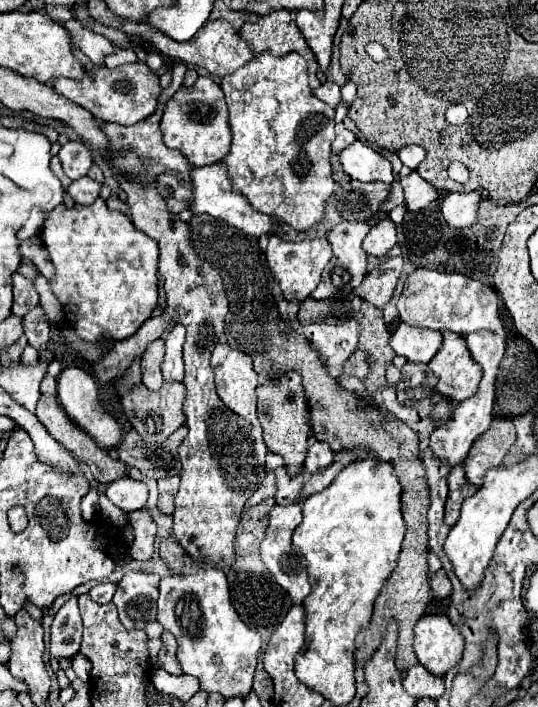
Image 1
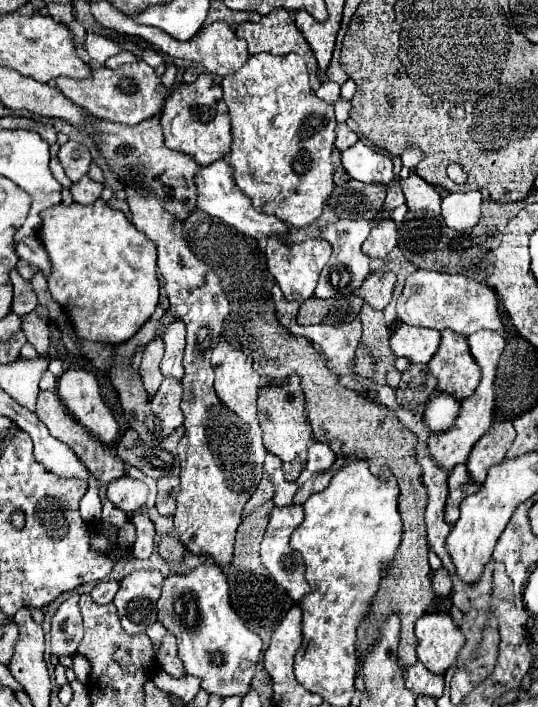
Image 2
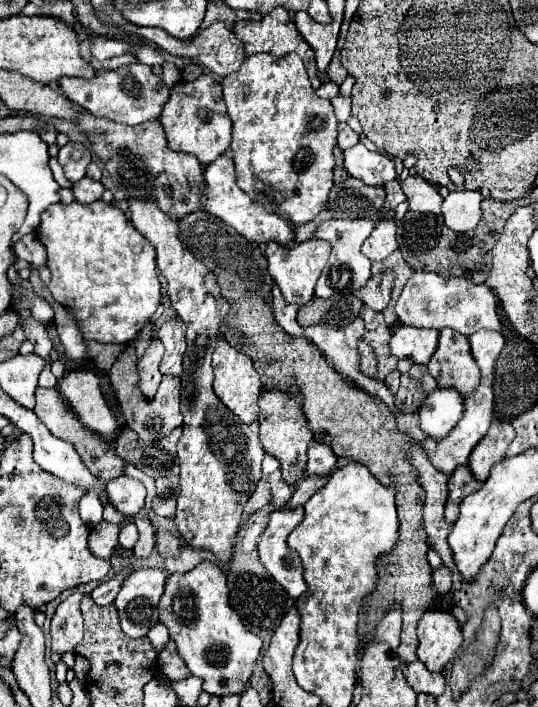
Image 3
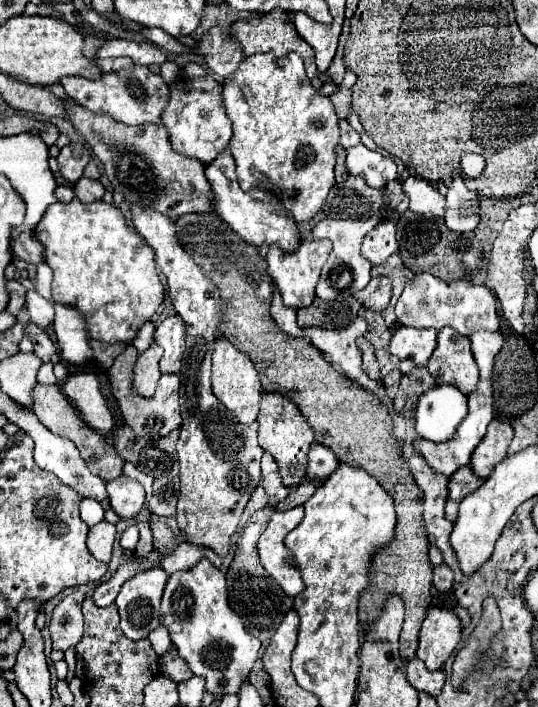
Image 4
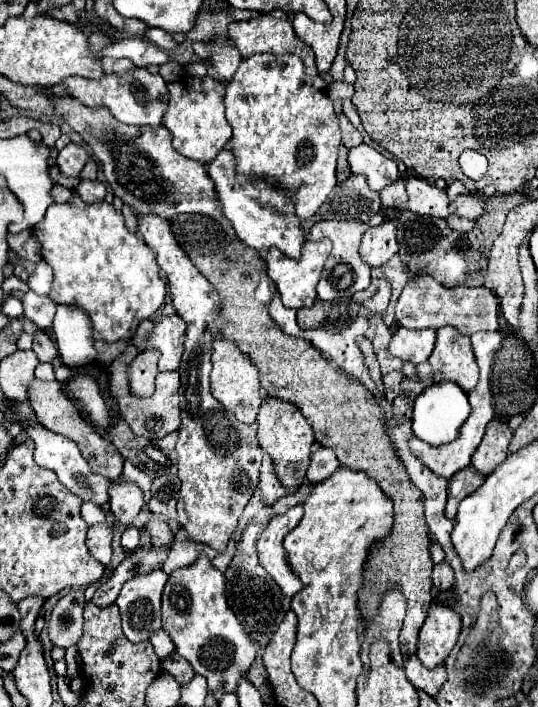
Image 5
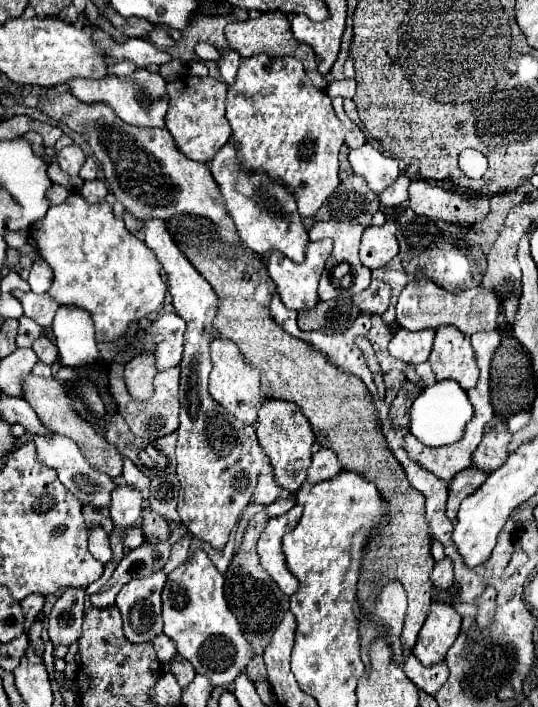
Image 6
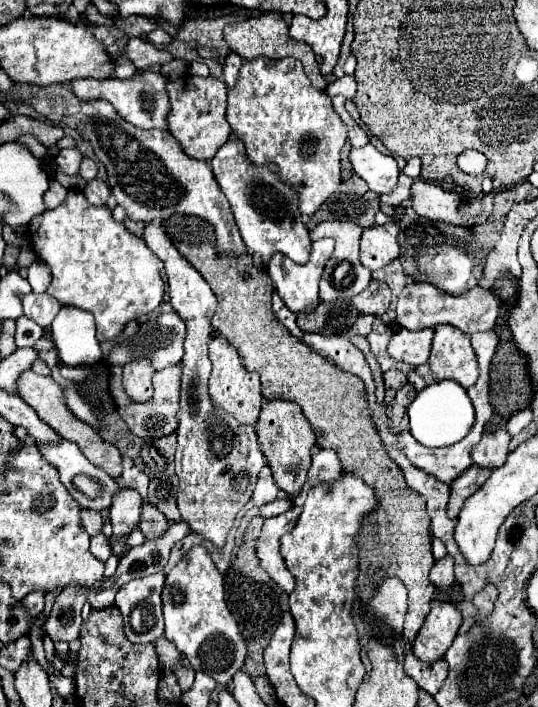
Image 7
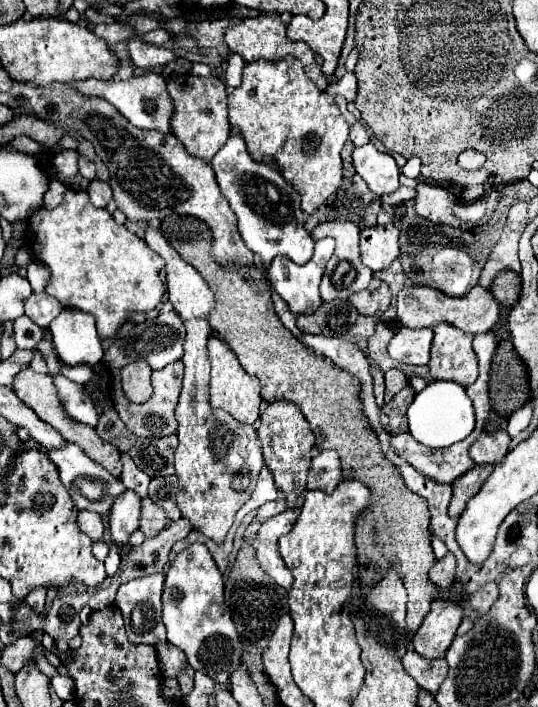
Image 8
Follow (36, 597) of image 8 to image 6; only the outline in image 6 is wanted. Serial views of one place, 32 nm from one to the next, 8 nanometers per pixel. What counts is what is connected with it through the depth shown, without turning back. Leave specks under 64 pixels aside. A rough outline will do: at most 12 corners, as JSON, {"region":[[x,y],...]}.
{"region":[[30,594],[20,602],[28,628],[44,606],[42,594]]}

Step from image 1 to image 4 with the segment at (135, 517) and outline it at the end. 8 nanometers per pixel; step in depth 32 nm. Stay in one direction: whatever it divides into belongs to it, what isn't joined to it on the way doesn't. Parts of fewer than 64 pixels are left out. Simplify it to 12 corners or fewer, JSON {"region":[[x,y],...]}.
{"region":[[148,522],[138,525],[140,539],[136,556],[146,556],[153,550],[153,536]]}

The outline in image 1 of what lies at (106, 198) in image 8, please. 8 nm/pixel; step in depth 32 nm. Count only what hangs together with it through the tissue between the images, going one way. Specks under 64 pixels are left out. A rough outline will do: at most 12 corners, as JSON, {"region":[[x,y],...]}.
{"region":[[84,176],[68,186],[76,204],[92,204],[102,184]]}

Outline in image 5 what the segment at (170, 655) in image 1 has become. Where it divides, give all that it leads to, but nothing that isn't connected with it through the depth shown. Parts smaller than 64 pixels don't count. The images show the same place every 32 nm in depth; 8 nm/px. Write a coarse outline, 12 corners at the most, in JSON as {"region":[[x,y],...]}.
{"region":[[176,652],[162,662],[178,684],[188,684],[194,670]]}

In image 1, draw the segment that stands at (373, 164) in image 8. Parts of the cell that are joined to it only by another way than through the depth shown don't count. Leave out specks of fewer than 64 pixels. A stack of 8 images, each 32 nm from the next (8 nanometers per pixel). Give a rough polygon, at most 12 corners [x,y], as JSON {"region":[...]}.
{"region":[[356,140],[340,152],[344,172],[360,182],[394,180],[392,164]]}

